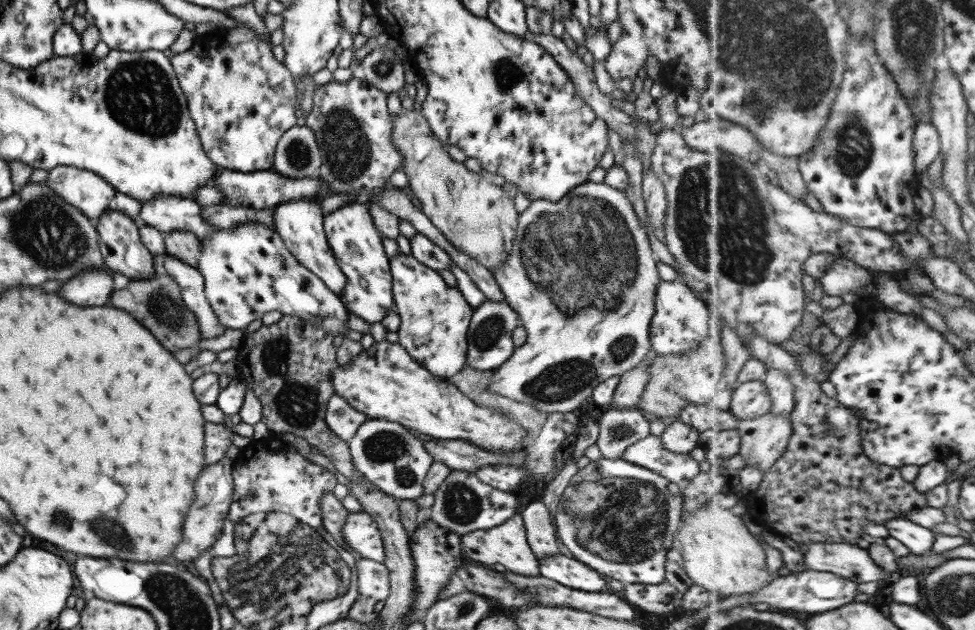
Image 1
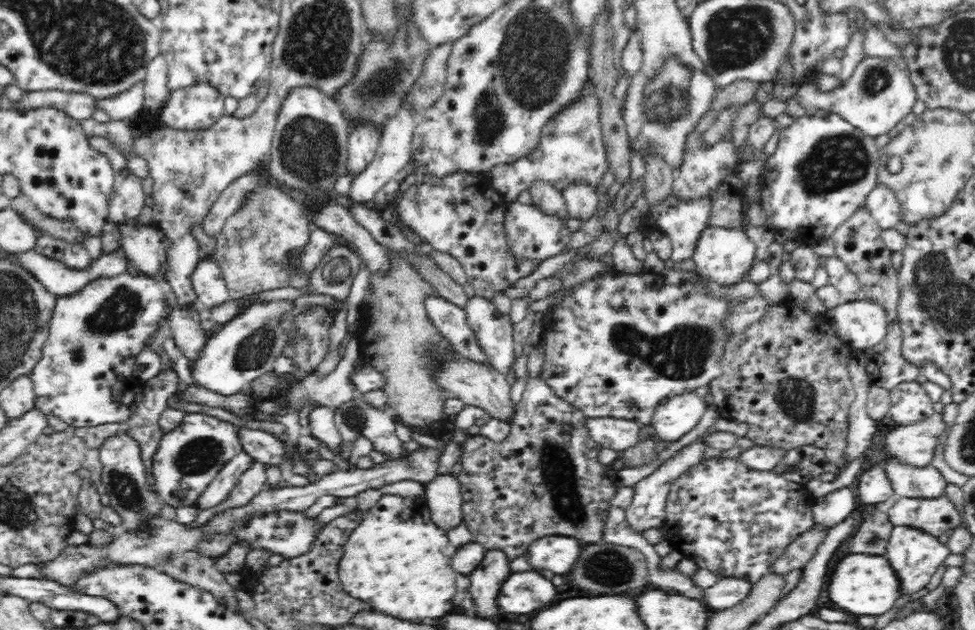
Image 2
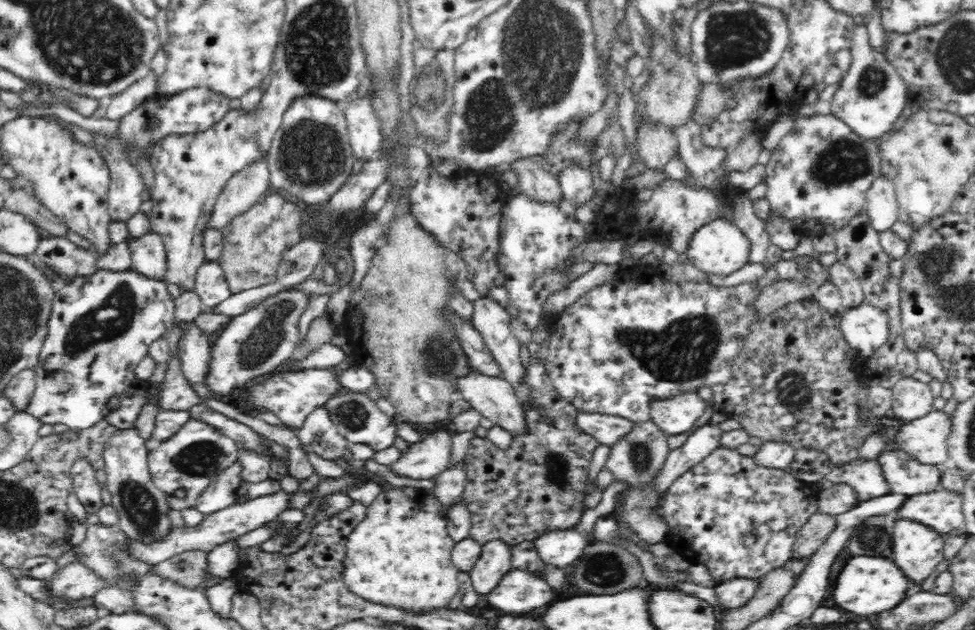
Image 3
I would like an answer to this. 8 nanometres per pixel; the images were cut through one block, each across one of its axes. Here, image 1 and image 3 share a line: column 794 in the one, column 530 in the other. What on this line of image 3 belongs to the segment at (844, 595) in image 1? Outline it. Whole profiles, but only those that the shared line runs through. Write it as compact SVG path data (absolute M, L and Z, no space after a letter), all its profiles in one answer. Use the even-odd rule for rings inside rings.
M510 569L498 581L498 586L485 601L498 608L497 612L530 612L552 602L554 590L534 574L520 569Z

